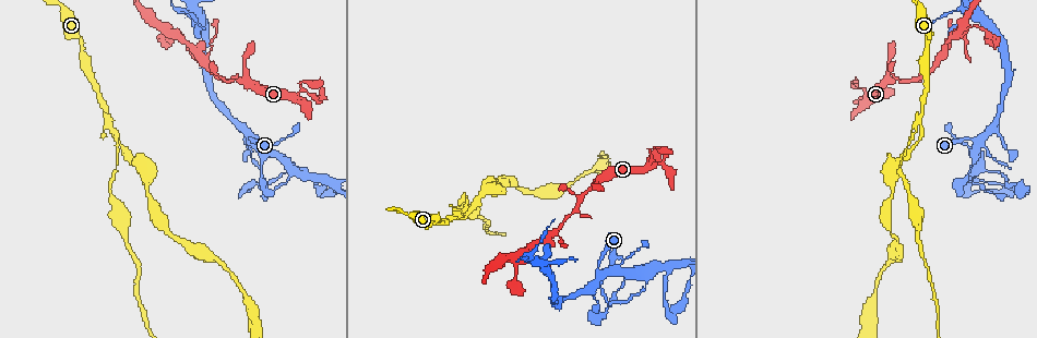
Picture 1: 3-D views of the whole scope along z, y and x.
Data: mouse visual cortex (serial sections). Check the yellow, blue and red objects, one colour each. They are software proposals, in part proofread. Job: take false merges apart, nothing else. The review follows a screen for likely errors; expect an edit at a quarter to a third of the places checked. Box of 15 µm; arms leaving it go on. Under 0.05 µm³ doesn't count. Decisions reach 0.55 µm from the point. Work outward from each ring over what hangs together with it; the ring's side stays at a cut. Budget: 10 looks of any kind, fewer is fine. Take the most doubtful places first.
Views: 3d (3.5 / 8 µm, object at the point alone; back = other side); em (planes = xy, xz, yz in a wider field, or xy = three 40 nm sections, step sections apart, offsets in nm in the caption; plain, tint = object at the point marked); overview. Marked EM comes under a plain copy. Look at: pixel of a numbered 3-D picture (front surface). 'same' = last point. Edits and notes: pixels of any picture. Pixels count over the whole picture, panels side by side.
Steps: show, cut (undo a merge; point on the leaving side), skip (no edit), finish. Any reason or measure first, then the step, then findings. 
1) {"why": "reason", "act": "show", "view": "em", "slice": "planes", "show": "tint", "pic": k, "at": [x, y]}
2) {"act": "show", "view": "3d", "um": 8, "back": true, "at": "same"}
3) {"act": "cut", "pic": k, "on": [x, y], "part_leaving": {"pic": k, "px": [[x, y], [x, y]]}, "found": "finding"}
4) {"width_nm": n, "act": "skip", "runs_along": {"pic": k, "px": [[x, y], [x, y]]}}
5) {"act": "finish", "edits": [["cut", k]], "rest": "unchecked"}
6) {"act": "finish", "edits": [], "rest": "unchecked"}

{"why": "three arms meet", "act": "show", "view": "3d", "um": 3.5, "pic": 1, "at": [920, 119]}

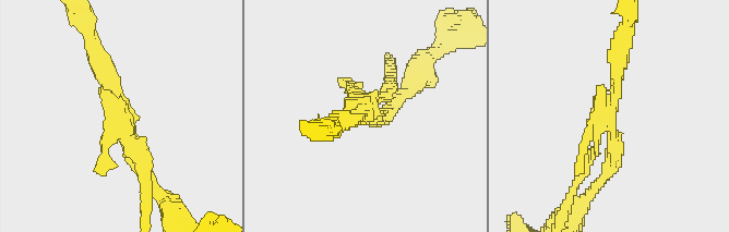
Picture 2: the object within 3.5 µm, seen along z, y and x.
{"why": "shape alone is not enough", "act": "show", "view": "em", "slice": "planes", "show": "tint", "pic": 2, "at": [118, 117]}

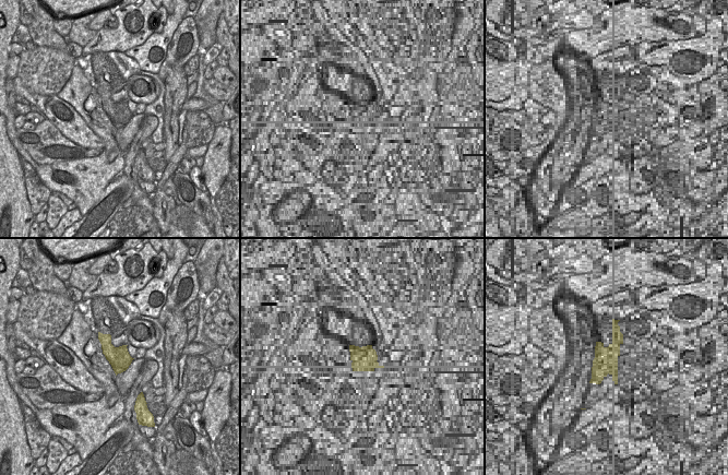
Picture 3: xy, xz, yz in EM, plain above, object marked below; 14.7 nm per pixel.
{"act": "cut", "pic": 2, "on": [575, 185], "part_leaving": {"pic": 2, "px": [[392, 89], [389, 53]]}, "found": "a second cell is stuck on"}

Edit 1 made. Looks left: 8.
{"why": "redraw", "act": "show", "view": "overview"}

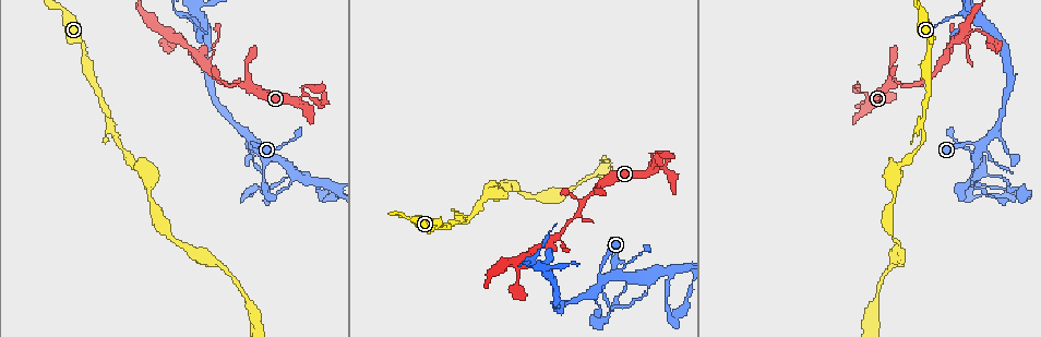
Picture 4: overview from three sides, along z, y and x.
{"why": "thin arm on a thick one", "act": "show", "view": "3d", "um": 3.5, "pic": 4, "at": [978, 176]}

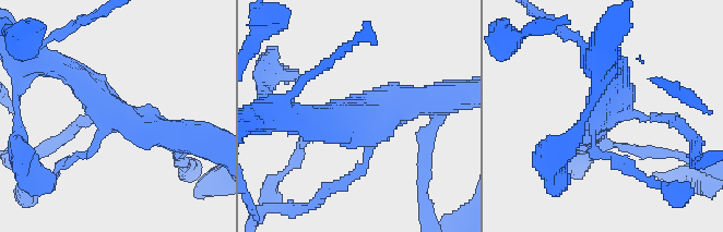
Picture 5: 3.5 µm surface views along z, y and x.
{"act": "show", "view": "em", "slice": "xy", "step": 3, "show": "tint", "pic": 5, "at": [365, 116]}

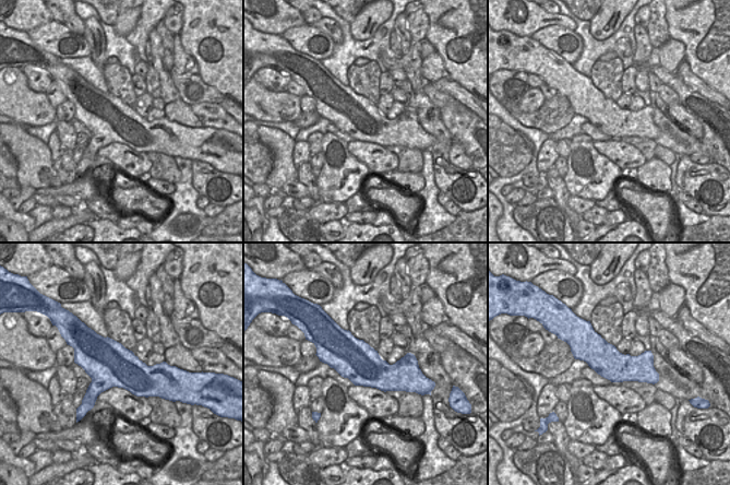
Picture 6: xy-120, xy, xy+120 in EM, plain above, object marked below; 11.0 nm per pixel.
{"act": "skip", "runs_along": {"pic": 5, "px": [[64, 70], [128, 123], [189, 136]]}, "found": "one cell here"}

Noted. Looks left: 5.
{"why": "thin neck", "act": "show", "view": "3d", "um": 3.5, "pic": 4, "at": [301, 88]}

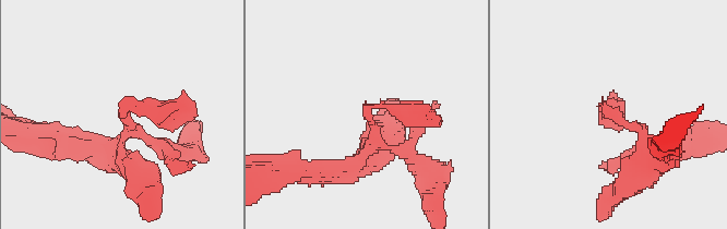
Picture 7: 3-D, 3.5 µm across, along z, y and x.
{"act": "show", "view": "em", "slice": "xy", "step": 2, "show": "tint", "pic": 7, "at": [369, 119]}

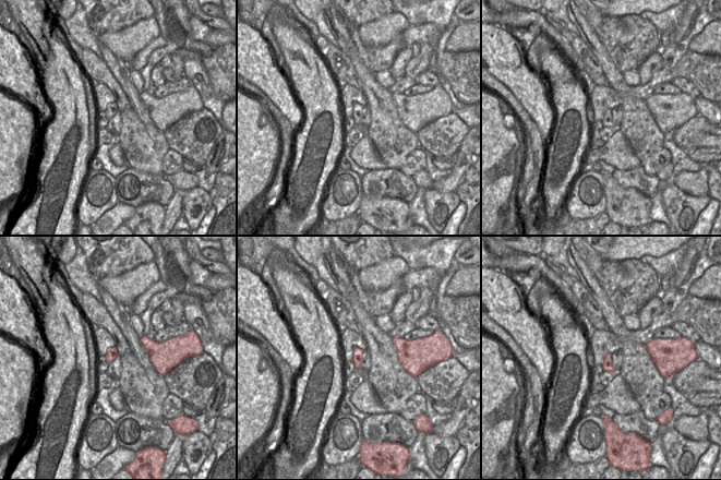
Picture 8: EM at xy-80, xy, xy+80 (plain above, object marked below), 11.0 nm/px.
{"act": "skip", "runs_along": {"pic": 7, "px": [[348, 169], [421, 118]]}, "found": "one cell here"}

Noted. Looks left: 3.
{"why": "three arms meet", "act": "show", "view": "3d", "um": 8, "back": true, "pic": 4, "at": [244, 134]}

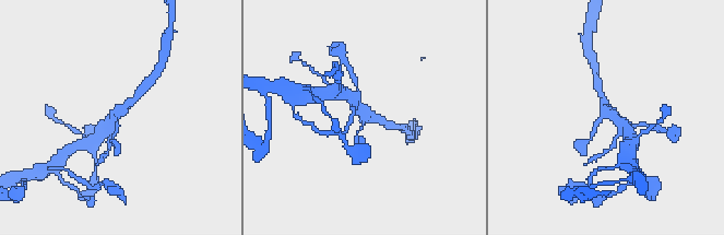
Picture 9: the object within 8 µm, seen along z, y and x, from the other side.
{"act": "show", "view": "em", "slice": "xy", "step": 3, "show": "tint", "pic": 9, "at": [119, 113]}

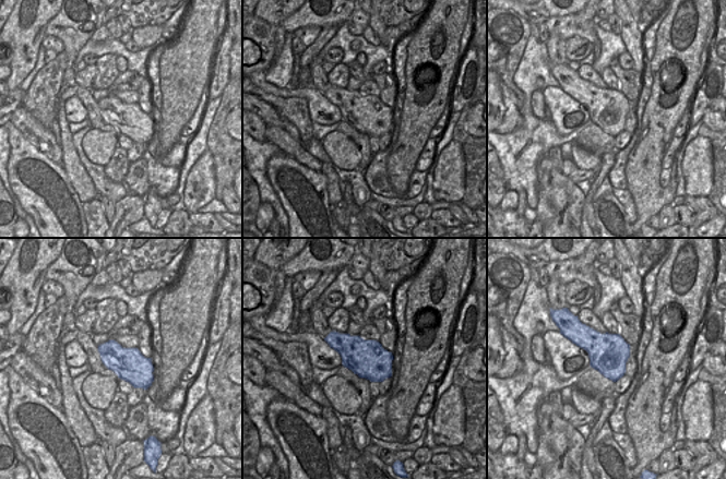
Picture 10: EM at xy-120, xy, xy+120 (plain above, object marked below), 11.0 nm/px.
{"act": "skip", "runs_along": {"pic": 9, "px": [[631, 125], [607, 110], [598, 90]]}, "found": "all the same cell"}

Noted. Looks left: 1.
{"act": "finish", "edits": [["cut", 2]], "rest": "unchecked"}

